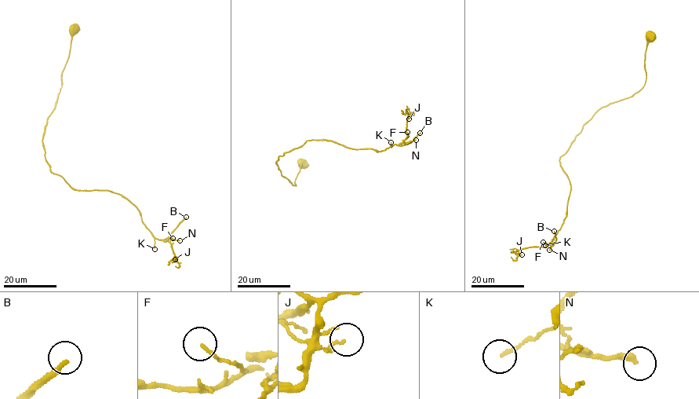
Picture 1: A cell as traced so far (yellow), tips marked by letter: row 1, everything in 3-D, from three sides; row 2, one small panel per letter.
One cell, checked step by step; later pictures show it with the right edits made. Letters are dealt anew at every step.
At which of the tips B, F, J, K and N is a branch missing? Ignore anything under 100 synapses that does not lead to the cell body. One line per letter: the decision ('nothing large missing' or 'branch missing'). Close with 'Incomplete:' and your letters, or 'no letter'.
B: branch missing
F: nothing large missing
J: nothing large missing
K: nothing large missing
N: nothing large missing
Incomplete: B

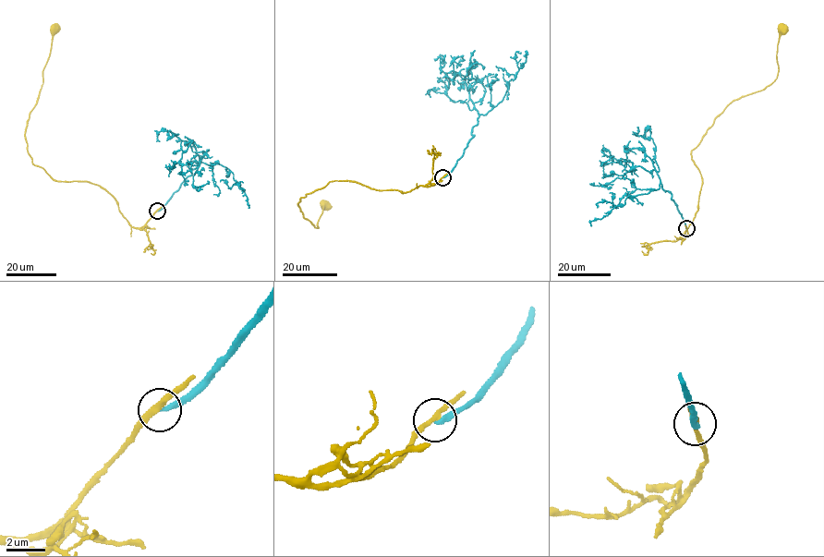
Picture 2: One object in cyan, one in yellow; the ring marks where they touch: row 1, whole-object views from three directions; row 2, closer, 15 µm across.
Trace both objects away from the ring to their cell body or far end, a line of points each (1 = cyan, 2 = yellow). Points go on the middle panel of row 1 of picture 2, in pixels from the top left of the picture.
1: (442, 177), (473, 136), (478, 115), (465, 77), (452, 79), (453, 63), (461, 56), (458, 63)
2: (442, 177), (438, 183), (405, 193), (333, 181), (306, 194), (297, 205), (304, 218), (318, 228), (325, 205)

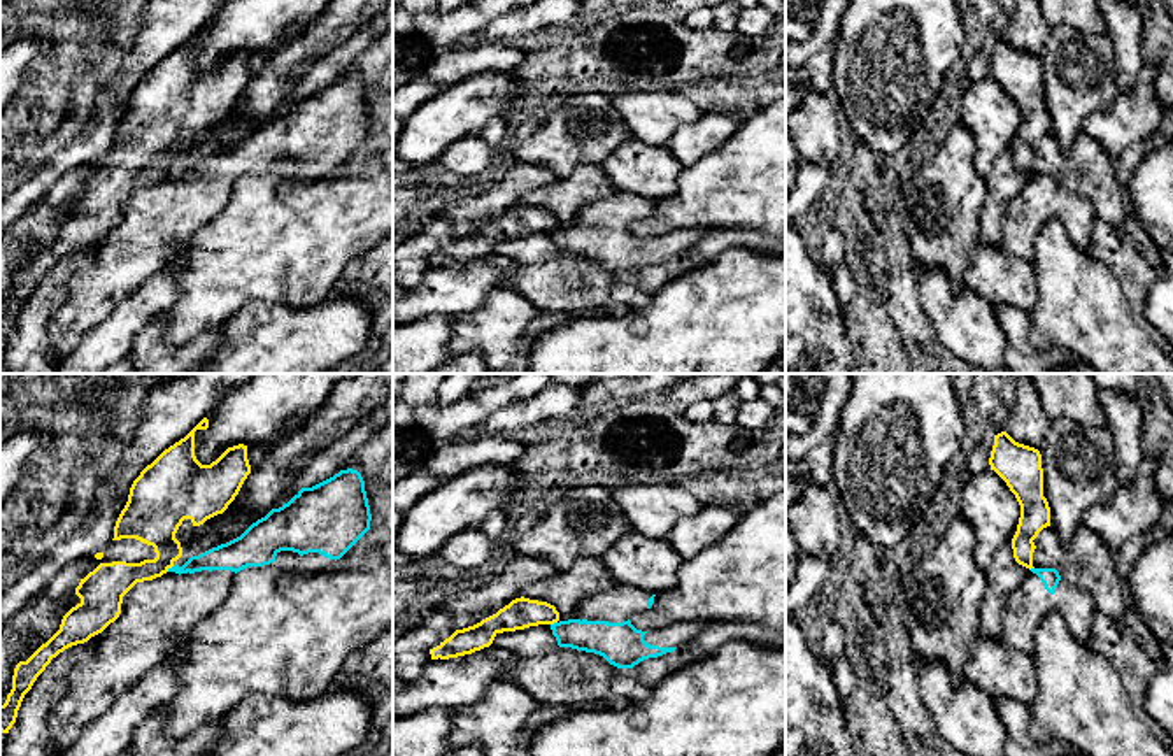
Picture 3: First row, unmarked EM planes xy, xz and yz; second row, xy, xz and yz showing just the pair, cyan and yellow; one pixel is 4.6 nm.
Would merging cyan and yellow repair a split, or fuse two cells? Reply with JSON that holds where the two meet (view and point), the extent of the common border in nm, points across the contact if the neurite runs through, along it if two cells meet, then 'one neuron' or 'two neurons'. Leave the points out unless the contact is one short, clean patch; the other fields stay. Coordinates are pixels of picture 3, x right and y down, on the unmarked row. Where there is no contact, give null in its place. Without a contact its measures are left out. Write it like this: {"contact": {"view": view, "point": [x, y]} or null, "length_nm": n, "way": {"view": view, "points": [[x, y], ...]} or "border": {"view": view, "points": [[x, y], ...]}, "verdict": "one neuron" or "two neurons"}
{"contact": {"view": "xy", "point": [172, 174]}, "length_nm": 50, "border": {"view": "xy", "points": [[174, 172], [167, 178]]}, "verdict": "two neurons"}

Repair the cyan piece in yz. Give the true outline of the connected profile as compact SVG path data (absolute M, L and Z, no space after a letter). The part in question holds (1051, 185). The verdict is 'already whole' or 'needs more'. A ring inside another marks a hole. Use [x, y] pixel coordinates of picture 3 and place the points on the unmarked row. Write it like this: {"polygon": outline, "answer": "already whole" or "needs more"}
{"polygon": "M1031 175L1026 186L1008 202L1001 225L1003 244L1022 260L1033 261L1036 232L1050 219L1059 218L1075 247L1089 253L1096 212L1092 203L1064 188L1056 175Z", "answer": "needs more"}

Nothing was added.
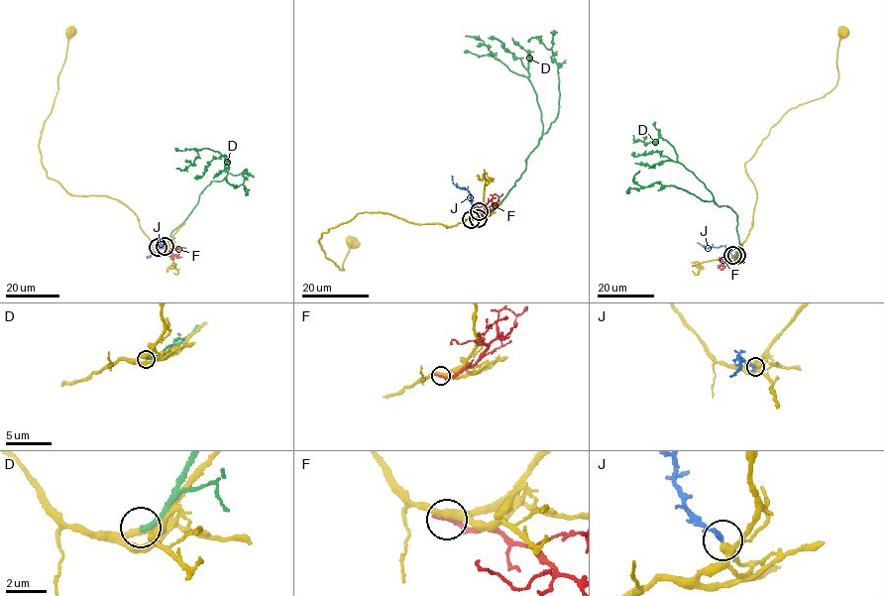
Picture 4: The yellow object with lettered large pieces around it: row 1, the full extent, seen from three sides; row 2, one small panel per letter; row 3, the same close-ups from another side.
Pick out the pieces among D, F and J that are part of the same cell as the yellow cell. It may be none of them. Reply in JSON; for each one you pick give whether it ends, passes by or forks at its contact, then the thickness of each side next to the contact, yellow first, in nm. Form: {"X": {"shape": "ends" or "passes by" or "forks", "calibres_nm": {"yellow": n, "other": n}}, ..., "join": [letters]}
{"J": {"shape": "ends", "calibres_nm": {"yellow": 280, "other": 240}}, "join": ["J"]}

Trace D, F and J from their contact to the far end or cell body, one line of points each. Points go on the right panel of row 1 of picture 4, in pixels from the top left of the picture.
D: (737, 256), (741, 245), (737, 214), (718, 204), (678, 161), (669, 142), (660, 137), (648, 143), (633, 136)
F: (736, 254), (732, 262), (720, 258), (719, 262)
J: (732, 255), (723, 246), (706, 248), (697, 243)

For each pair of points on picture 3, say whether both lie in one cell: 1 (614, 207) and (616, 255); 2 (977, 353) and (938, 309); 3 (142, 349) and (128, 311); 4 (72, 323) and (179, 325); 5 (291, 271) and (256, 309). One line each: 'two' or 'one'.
1: one
2: one
3: two
4: two
5: two

